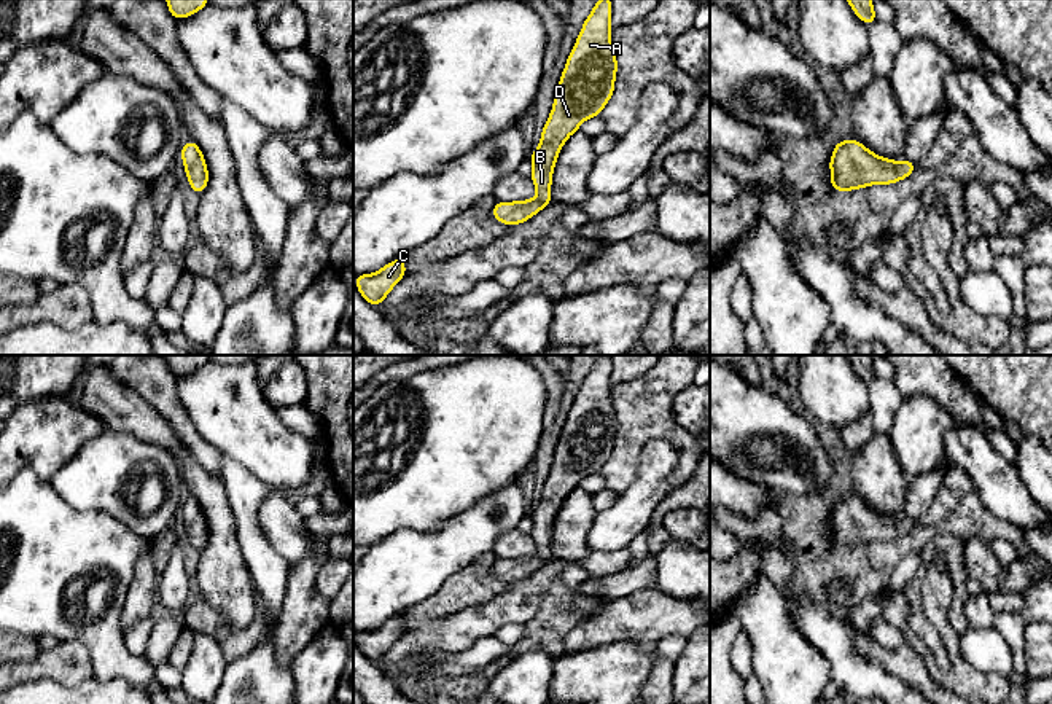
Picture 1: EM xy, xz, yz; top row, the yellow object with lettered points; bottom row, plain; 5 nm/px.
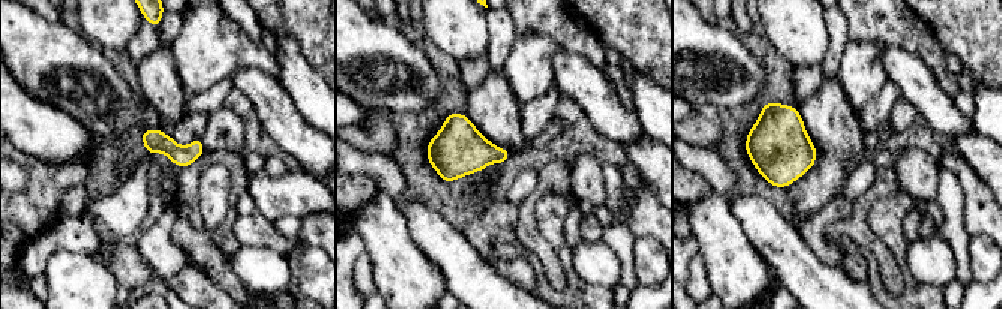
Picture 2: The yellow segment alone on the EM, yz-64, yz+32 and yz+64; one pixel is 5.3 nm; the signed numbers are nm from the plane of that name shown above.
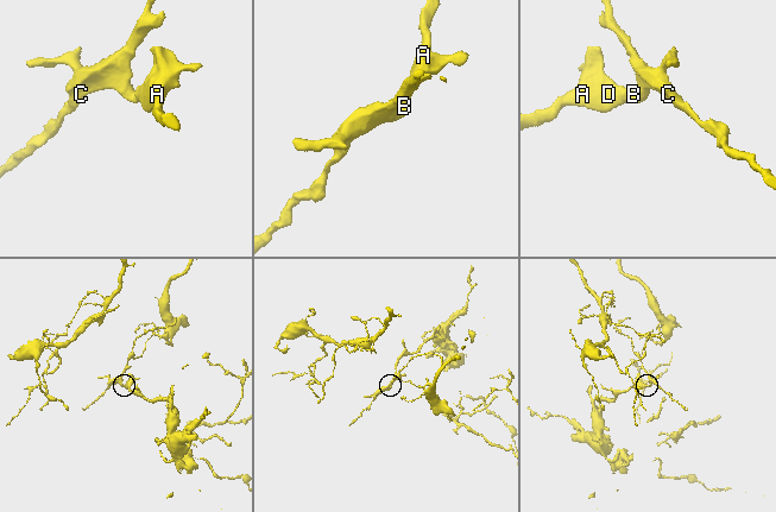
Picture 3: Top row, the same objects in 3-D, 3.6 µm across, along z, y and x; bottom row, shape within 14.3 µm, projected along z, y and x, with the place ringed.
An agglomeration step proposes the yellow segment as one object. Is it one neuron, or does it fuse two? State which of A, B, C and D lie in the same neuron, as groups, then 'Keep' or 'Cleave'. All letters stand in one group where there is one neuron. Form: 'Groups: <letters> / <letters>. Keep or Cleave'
Groups: A B C D. Keep

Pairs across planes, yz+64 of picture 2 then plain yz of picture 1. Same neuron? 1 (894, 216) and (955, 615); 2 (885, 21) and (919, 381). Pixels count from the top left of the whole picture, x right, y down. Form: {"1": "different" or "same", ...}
{"1": "different", "2": "same"}

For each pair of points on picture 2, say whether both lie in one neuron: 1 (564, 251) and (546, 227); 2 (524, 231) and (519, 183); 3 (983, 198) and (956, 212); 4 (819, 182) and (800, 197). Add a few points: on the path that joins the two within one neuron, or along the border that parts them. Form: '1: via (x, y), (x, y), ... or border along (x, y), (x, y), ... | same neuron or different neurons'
1: via (560, 245), (552, 233) | same neuron
2: border along (537, 170), (536, 186), (516, 207) | different neurons
3: border along (954, 174), (962, 189), (963, 228), (971, 236) | different neurons
4: via (815, 186), (804, 197) | same neuron

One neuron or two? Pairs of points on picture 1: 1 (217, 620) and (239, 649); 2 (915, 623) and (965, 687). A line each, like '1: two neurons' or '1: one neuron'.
1: one neuron
2: two neurons

